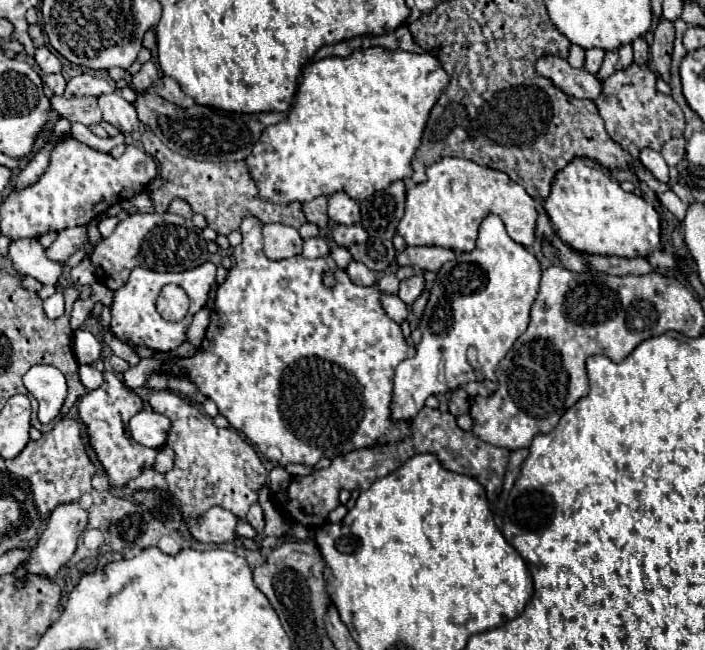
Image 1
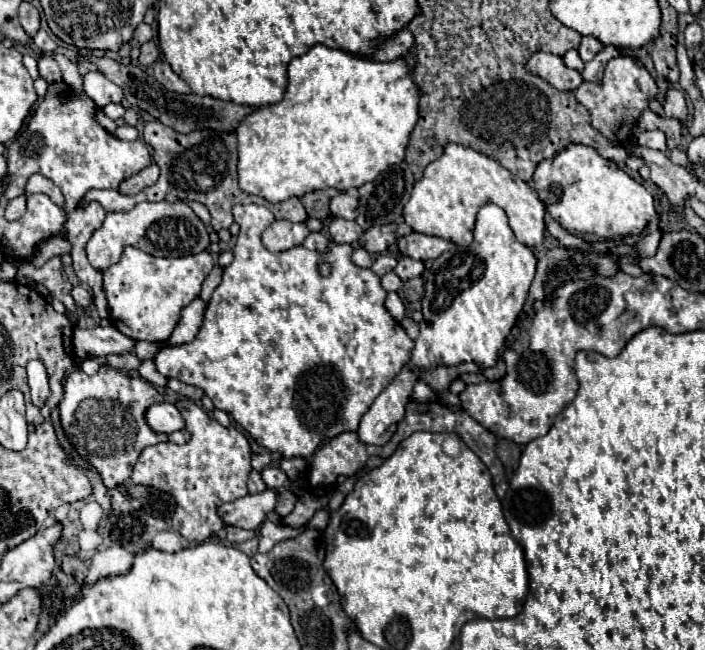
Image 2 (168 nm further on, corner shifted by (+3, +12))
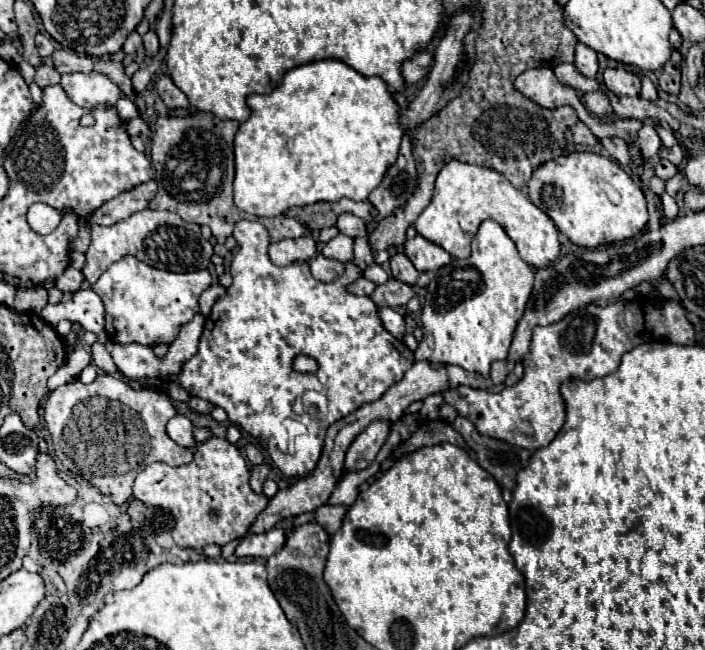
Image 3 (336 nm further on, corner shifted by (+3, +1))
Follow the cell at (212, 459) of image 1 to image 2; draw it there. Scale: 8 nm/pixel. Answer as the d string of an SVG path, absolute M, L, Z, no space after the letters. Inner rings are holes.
M180 400L176 402L176 408L186 420L186 430L192 432L190 442L184 446L168 442L146 448L134 464L132 482L172 494L176 500L172 528L178 530L188 542L200 544L224 528L224 522L218 516L218 506L248 494L246 480L252 470L252 450L240 430L224 428L192 400Z

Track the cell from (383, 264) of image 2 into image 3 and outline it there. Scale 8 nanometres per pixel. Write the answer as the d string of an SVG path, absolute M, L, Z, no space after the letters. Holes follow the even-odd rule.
M360 277L354 285L350 285L350 291L356 293L356 295L370 295L374 289L376 289L376 283L370 283L364 277Z

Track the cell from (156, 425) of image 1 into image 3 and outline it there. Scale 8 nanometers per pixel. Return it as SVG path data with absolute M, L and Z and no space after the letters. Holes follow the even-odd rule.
M174 415L166 423L166 433L170 435L172 441L176 441L182 447L194 447L192 431L194 431L194 427L192 427L192 423L184 415Z

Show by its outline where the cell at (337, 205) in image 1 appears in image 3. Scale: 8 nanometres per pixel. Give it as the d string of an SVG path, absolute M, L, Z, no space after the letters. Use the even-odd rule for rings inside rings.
M342 213L338 217L338 223L336 223L338 231L348 235L348 237L360 237L366 233L366 221L362 221L360 217L352 215L352 213Z

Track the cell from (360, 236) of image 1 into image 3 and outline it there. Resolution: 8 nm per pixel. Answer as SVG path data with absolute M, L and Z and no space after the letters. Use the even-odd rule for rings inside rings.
M338 233L334 239L330 239L330 241L324 245L322 255L346 263L346 261L352 259L352 247L354 247L354 239L348 237L348 235L344 235L344 233Z

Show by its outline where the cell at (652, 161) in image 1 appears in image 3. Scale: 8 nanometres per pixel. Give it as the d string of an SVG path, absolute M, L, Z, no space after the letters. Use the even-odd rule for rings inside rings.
M650 123L642 125L642 129L638 131L638 145L640 145L642 155L644 155L646 159L656 157L656 155L660 153L662 143L660 143L660 137L658 137L658 133L654 131L654 127L652 127Z

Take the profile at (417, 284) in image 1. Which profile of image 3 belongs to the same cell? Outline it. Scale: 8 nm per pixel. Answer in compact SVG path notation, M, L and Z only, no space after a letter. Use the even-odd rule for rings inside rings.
M396 253L390 257L390 265L392 265L392 275L394 279L406 283L406 285L416 285L420 273L414 269L414 265L410 263L410 259L402 253Z

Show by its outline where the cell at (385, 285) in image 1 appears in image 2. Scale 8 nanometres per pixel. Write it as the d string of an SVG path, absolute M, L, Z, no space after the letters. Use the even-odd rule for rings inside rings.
M388 272L386 276L382 276L382 286L386 292L398 292L402 288L402 280L394 272Z

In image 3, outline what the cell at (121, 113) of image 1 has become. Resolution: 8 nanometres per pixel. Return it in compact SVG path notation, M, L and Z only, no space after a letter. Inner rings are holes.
M68 73L62 75L60 85L76 105L86 109L114 107L122 97L122 91L100 73Z

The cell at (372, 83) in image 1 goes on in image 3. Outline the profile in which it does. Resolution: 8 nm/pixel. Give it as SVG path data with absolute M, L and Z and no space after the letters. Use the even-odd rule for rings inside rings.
M322 59L322 61L312 61L300 67L290 69L284 75L284 81L280 87L276 87L268 95L250 95L248 105L252 107L252 115L248 121L244 121L236 133L234 139L234 157L236 157L236 177L234 177L234 203L238 209L252 213L256 217L276 217L292 207L306 207L318 201L338 201L342 197L348 197L352 201L366 201L370 191L378 187L378 183L384 179L386 171L390 169L390 163L398 157L398 147L402 143L402 127L398 127L398 115L400 107L394 101L388 85L380 77L364 77L352 67L348 67L342 61L336 59Z

